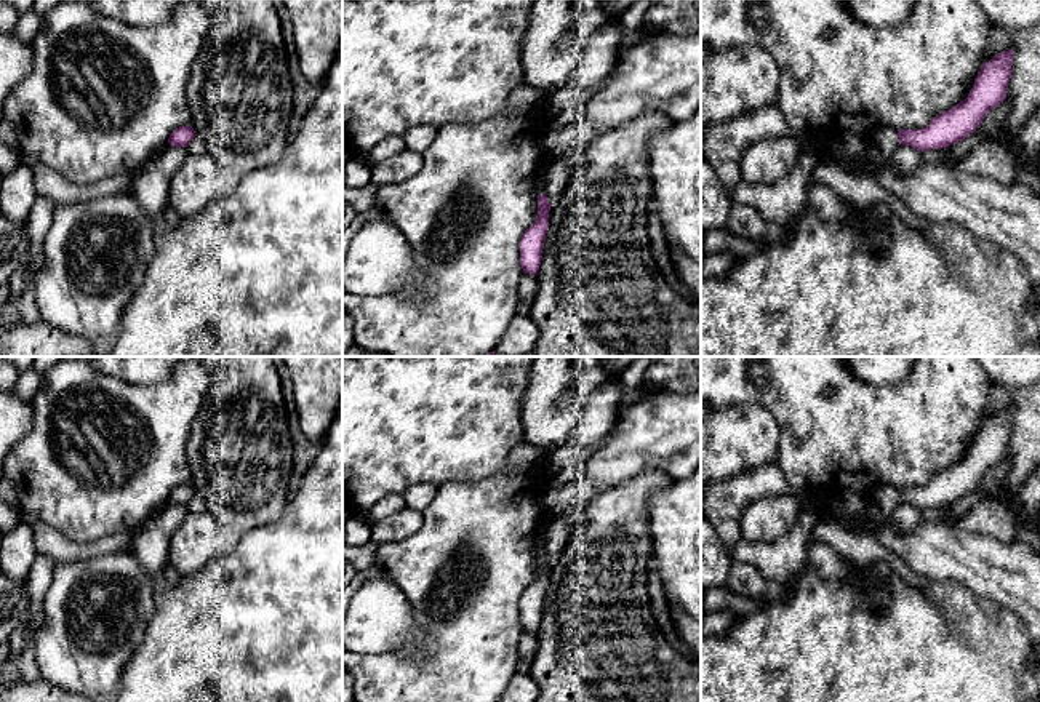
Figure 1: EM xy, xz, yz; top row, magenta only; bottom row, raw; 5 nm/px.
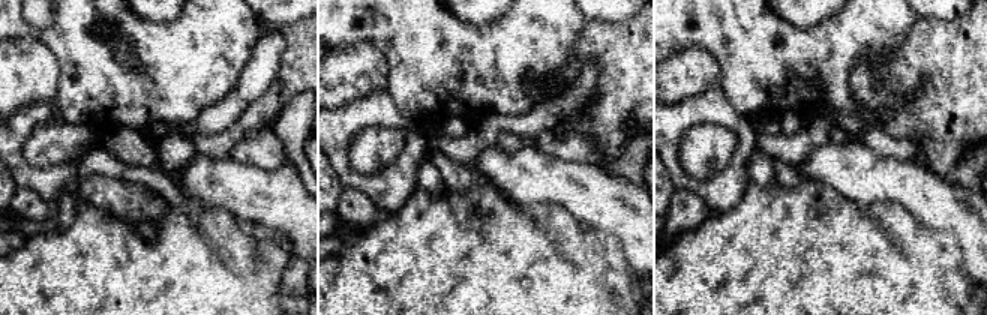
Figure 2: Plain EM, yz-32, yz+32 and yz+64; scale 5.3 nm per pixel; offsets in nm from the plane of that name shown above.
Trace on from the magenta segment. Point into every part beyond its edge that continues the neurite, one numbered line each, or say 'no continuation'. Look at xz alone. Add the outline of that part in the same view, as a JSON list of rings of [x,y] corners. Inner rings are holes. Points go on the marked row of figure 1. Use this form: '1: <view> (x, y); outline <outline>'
1: xz (540, 181); outline [[[546,163],[541,171],[538,173],[538,176],[534,177],[534,192],[538,195],[546,193],[544,192],[544,185],[546,185],[546,173],[547,173],[547,166],[549,163]]]

